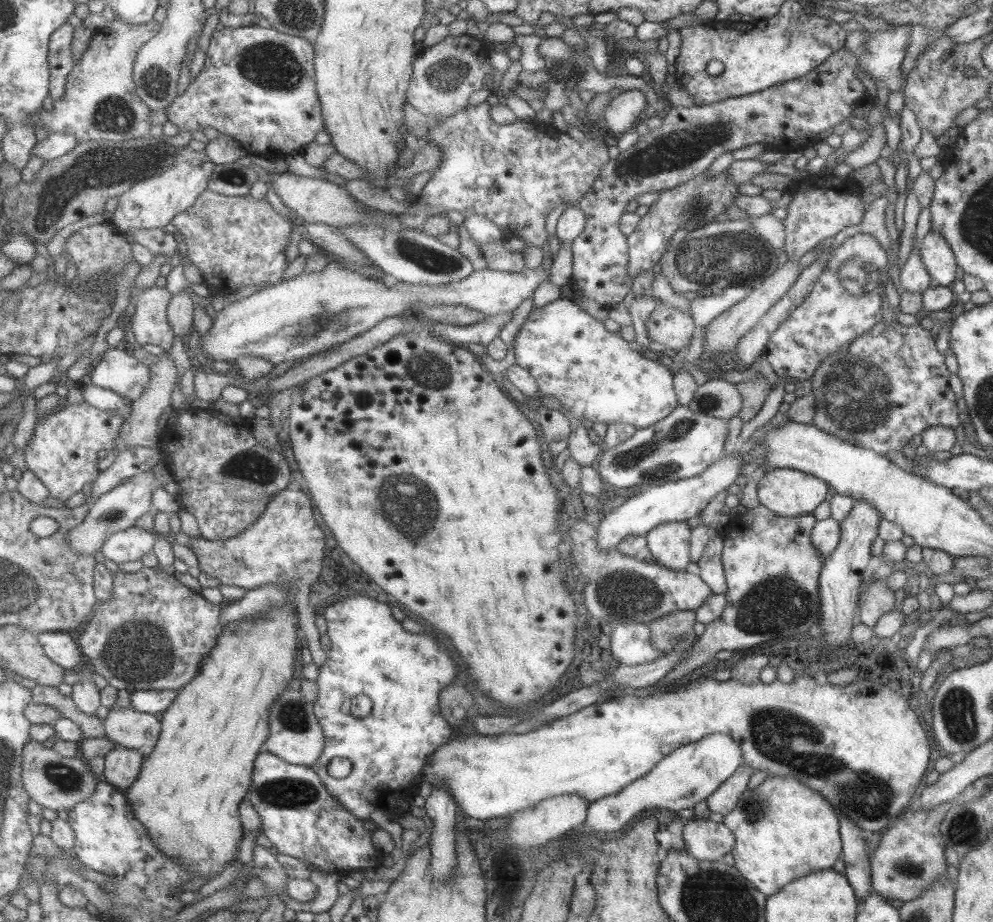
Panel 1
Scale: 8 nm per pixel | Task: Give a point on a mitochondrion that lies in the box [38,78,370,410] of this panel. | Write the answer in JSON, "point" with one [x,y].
{"point":[111,113]}

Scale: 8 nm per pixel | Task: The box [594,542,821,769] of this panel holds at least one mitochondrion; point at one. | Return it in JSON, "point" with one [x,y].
{"point":[773,606]}

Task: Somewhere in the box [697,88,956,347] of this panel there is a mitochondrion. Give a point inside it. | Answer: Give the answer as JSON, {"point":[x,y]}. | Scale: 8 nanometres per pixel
{"point":[859,286]}

